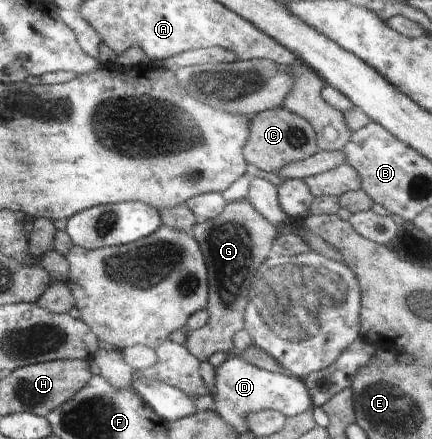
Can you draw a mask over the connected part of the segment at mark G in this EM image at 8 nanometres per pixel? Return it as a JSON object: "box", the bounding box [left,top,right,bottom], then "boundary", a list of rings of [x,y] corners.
{"box":[187,199,278,362],"boundary":[[[248,199],[226,203],[221,217],[199,220],[196,225],[191,235],[199,243],[207,267],[209,321],[187,337],[187,349],[203,362],[213,353],[229,353],[233,349],[233,335],[243,327],[243,309],[251,277],[255,275],[255,267],[259,267],[267,255],[271,255],[270,249],[278,230]]]}

